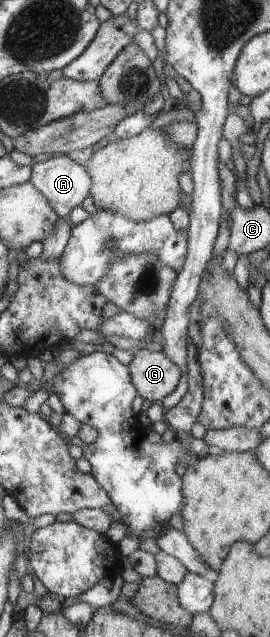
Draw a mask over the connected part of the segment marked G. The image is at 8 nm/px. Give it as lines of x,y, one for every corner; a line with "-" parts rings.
139,349
127,368
137,394
152,403
161,404
180,382
180,369
162,352

